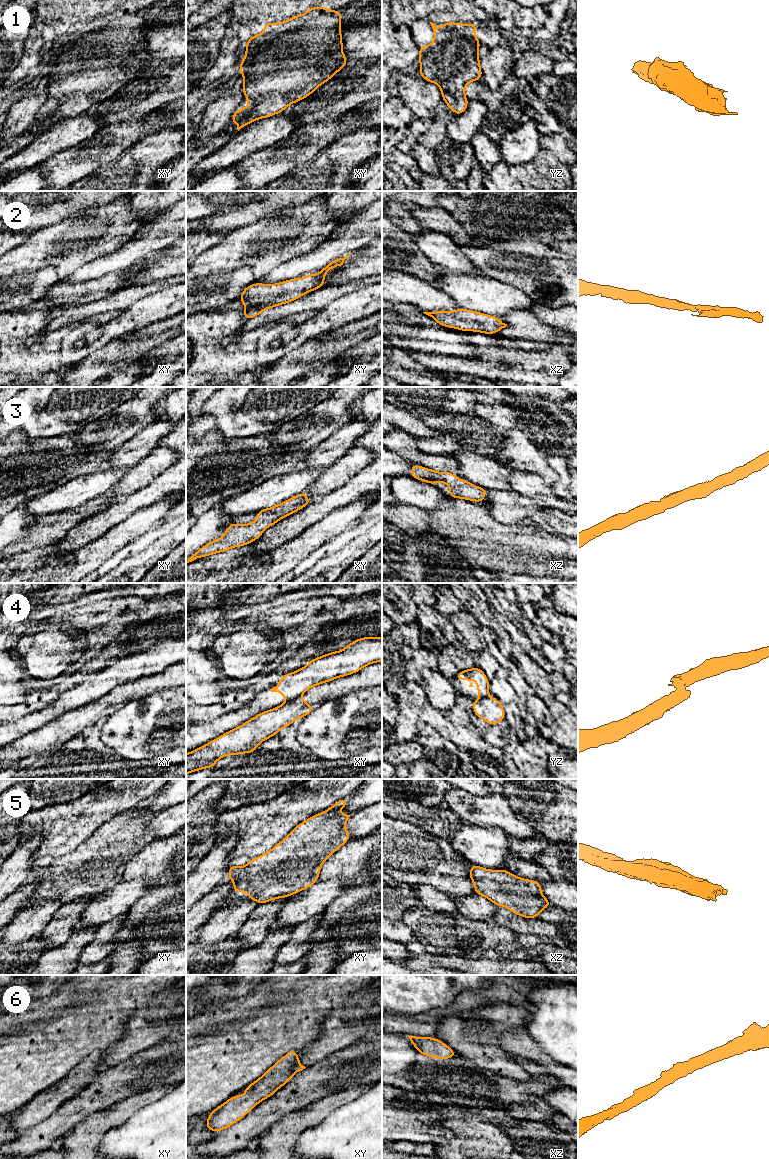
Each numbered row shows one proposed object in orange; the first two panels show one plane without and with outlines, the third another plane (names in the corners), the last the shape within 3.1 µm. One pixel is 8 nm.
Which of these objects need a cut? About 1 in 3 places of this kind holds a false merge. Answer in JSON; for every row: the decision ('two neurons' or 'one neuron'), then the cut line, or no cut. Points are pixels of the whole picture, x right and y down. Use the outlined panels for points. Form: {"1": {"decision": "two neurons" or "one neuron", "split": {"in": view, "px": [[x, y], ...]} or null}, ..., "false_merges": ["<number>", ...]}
{"1": {"decision": "one neuron", "split": null}, "2": {"decision": "one neuron", "split": null}, "3": {"decision": "one neuron", "split": null}, "4": {"decision": "two neurons", "split": {"in": "xy", "px": [[298, 696], [286, 702]]}}, "5": {"decision": "one neuron", "split": null}, "6": {"decision": "one neuron", "split": null}, "false_merges": ["4"]}

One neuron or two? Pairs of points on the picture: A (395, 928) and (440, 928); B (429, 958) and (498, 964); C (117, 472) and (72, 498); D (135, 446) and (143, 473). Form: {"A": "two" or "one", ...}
{"A": "two", "B": "one", "C": "one", "D": "two"}

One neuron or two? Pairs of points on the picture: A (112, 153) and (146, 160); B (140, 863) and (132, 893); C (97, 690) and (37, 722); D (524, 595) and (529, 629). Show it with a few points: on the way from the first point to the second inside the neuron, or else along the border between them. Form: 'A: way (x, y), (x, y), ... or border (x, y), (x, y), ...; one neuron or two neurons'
A: border (139, 141), (100, 167); two neurons
B: border (125, 880), (145, 878), (152, 885); two neurons
C: way (82, 694), (52, 710); one neuron
D: border (515, 593), (516, 599), (520, 604); two neurons

